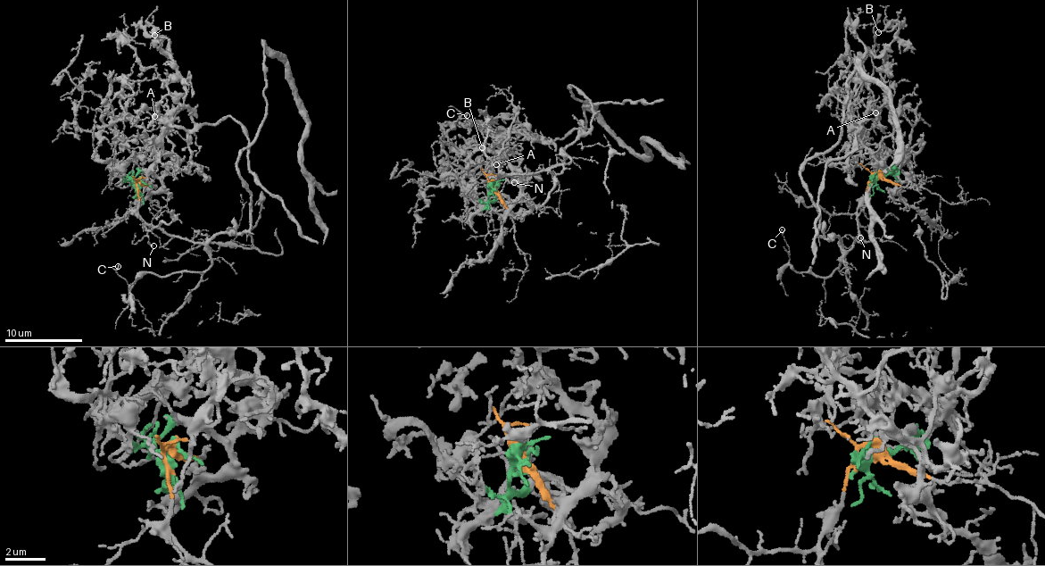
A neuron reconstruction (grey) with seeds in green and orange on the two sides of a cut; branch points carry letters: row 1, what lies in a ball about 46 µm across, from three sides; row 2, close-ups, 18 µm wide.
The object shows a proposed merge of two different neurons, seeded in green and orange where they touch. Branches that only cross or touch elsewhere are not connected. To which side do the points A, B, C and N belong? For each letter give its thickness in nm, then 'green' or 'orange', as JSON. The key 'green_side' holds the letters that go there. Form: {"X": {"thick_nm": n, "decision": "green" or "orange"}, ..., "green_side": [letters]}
{"A": {"thick_nm": 130, "decision": "green"}, "B": {"thick_nm": 120, "decision": "green"}, "C": {"thick_nm": 100, "decision": "orange"}, "N": {"thick_nm": 140, "decision": "orange"}, "green_side": ["A", "B"]}

